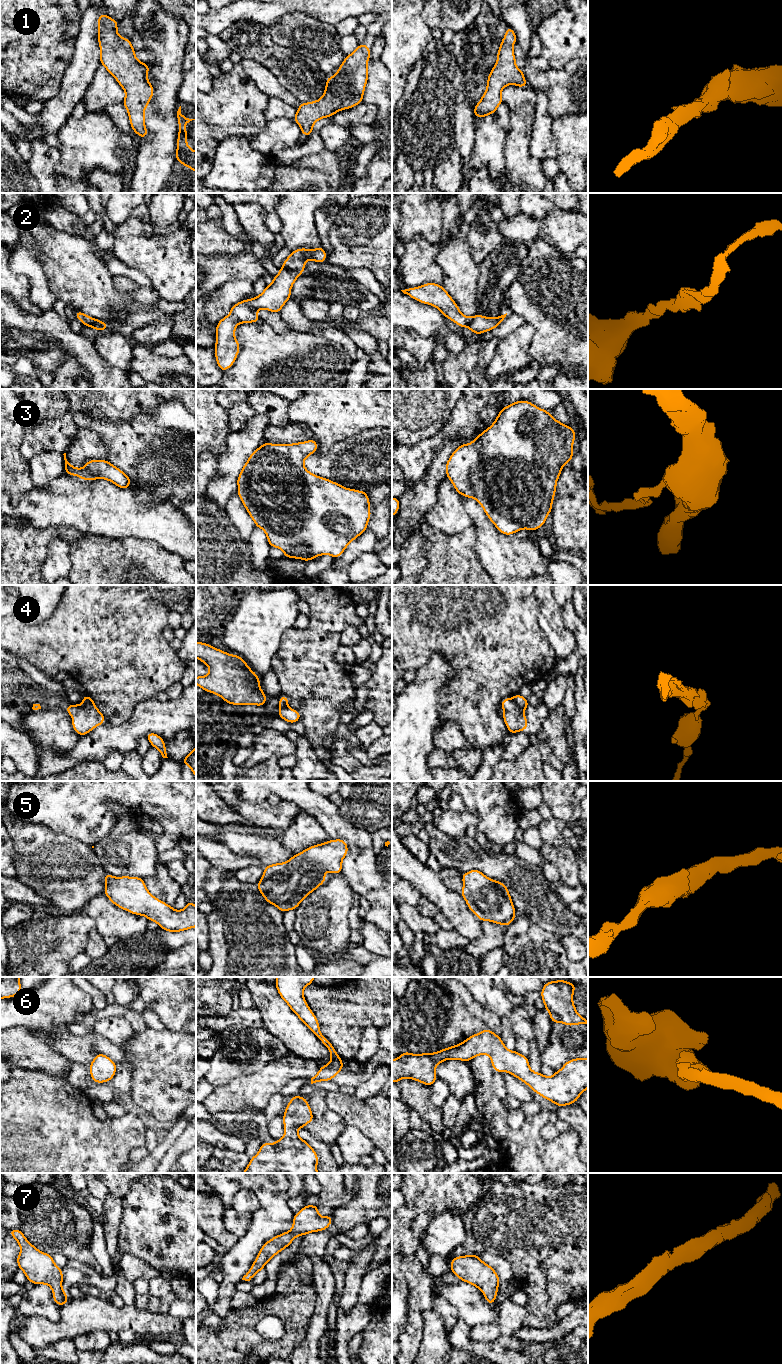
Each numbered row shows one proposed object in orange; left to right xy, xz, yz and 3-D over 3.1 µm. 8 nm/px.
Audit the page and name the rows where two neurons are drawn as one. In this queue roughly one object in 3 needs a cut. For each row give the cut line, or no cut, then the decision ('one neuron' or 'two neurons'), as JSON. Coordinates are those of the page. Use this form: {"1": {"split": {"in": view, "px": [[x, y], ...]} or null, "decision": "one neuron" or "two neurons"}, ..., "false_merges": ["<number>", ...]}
{"1": {"split": null, "decision": "one neuron"}, "2": {"split": null, "decision": "one neuron"}, "3": {"split": null, "decision": "one neuron"}, "4": {"split": {"in": "yz", "px": [[512, 698], [522, 712]]}, "decision": "two neurons"}, "5": {"split": null, "decision": "one neuron"}, "6": {"split": null, "decision": "one neuron"}, "7": {"split": null, "decision": "one neuron"}, "false_merges": ["4"]}

